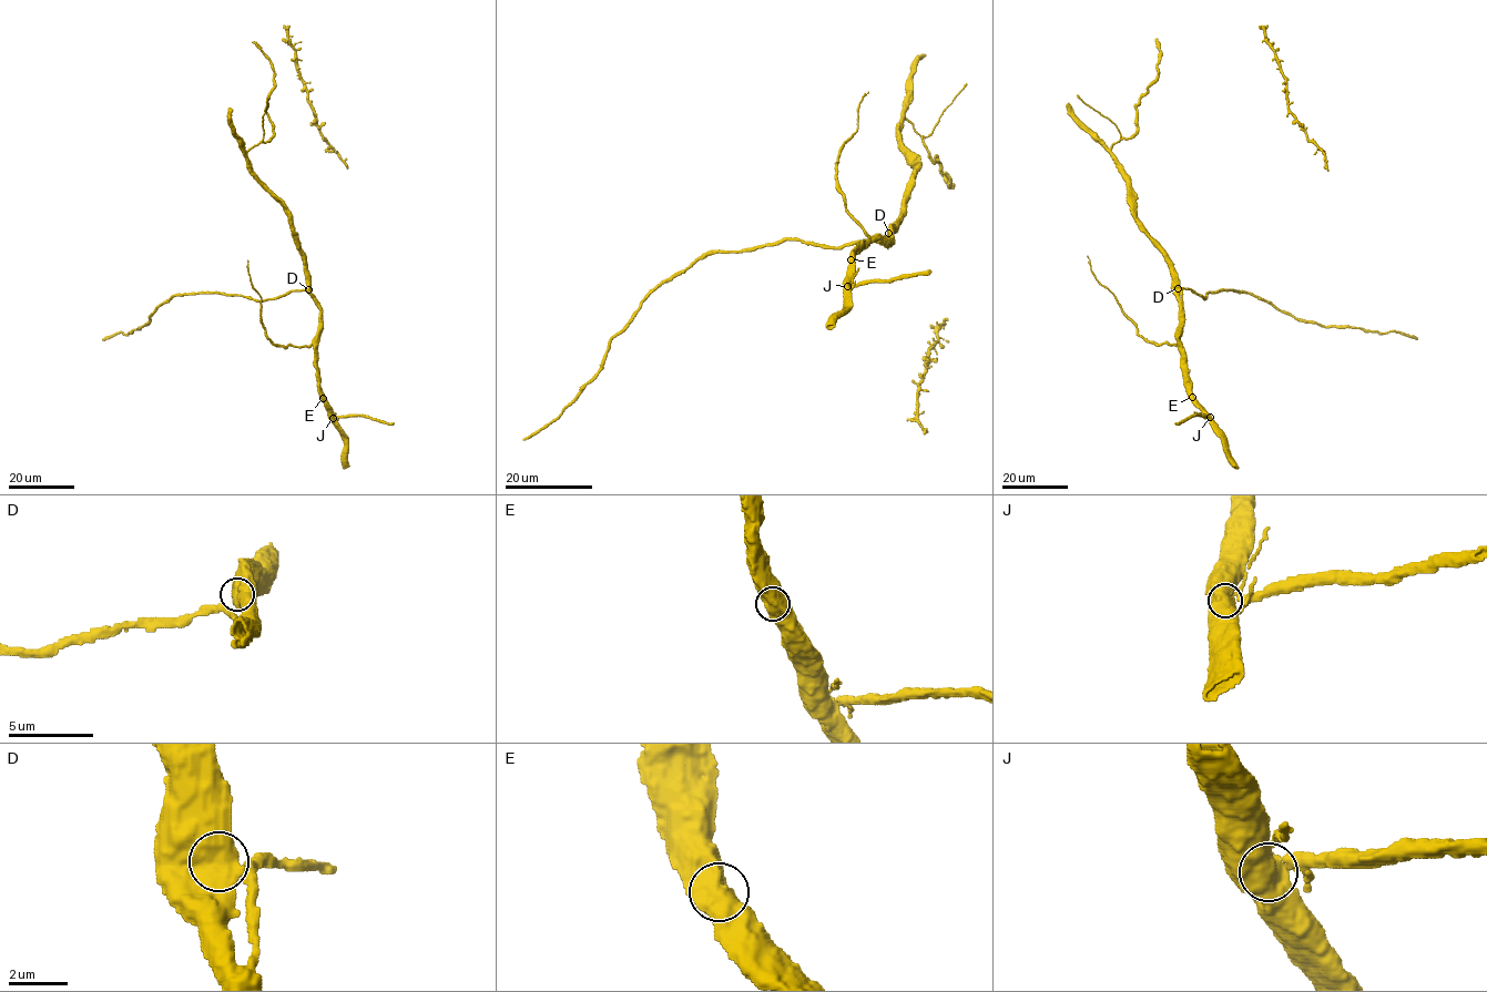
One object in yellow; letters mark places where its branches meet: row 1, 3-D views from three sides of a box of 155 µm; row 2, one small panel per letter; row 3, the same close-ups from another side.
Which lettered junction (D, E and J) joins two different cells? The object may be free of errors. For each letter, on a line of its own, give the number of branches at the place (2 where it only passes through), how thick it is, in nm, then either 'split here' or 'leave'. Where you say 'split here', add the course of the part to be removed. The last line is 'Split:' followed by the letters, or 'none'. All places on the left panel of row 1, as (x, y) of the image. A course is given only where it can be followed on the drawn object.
D: 2 | 650 nm | leave
E: 2 | 650 nm | leave
J: 2 | 650 nm | split here | (333, 418), (364, 416), (393, 423)
Split: J

